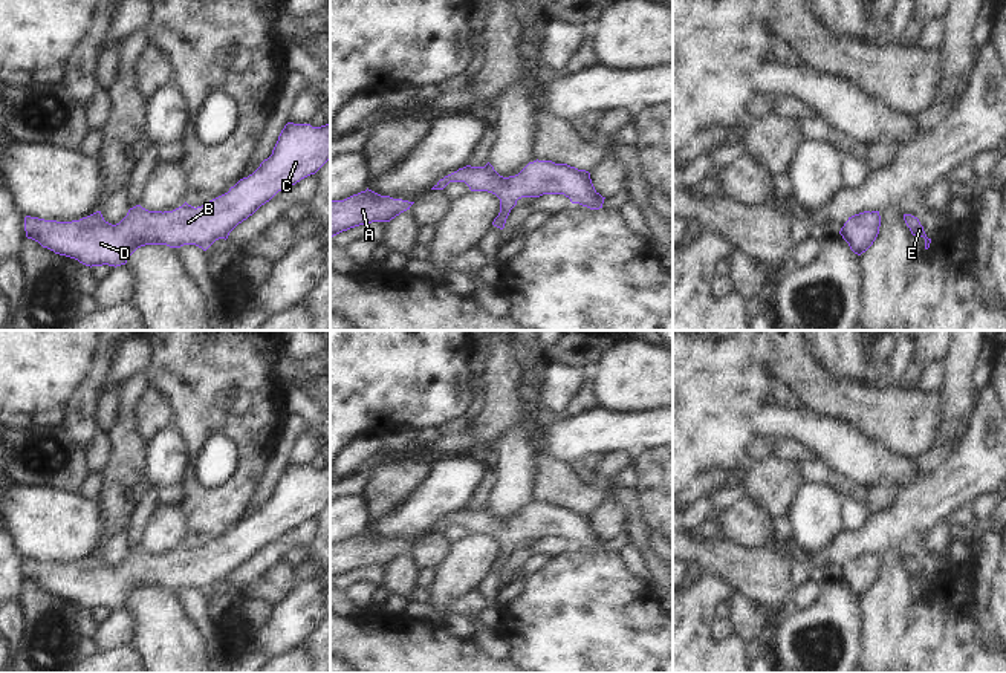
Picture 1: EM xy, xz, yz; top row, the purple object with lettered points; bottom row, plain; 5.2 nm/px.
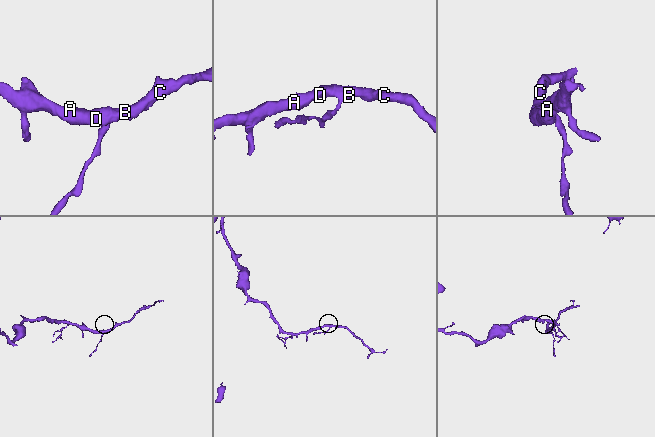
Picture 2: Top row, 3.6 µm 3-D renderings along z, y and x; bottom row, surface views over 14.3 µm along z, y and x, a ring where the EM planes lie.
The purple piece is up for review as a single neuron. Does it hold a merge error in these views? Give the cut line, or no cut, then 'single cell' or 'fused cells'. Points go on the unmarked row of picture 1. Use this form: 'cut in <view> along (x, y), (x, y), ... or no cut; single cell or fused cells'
no cut; single cell

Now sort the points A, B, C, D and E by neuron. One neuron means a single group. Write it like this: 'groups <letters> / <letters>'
groups A B C D E

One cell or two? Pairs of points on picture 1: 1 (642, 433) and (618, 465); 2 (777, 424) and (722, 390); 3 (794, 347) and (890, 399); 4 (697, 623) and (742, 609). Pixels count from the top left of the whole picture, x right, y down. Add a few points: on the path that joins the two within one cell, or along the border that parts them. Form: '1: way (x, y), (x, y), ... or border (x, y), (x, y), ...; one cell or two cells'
1: border (635, 455), (612, 451), (604, 456); two cells
2: border (777, 406), (756, 415), (762, 435); two cells
3: way (812, 373), (838, 399), (864, 399); one cell
4: border (736, 592), (728, 601); two cells

